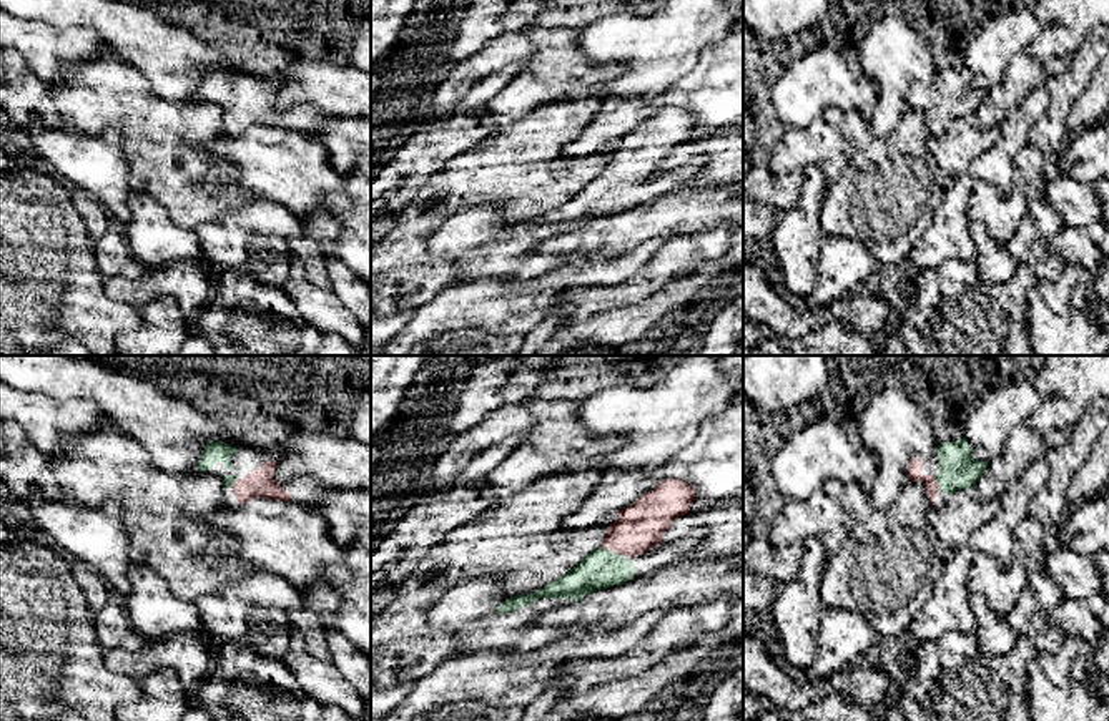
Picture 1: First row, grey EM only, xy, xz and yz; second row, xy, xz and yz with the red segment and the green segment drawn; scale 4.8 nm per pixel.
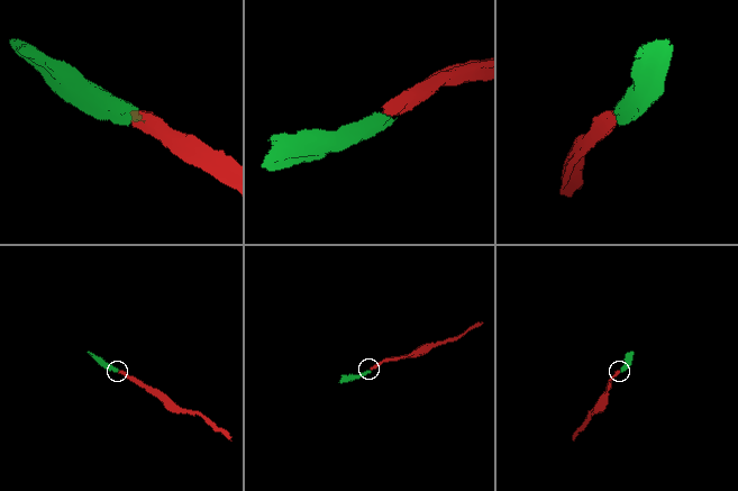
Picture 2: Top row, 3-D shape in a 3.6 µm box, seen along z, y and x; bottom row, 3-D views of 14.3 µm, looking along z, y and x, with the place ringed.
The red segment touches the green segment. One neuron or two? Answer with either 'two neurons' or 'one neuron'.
one neuron

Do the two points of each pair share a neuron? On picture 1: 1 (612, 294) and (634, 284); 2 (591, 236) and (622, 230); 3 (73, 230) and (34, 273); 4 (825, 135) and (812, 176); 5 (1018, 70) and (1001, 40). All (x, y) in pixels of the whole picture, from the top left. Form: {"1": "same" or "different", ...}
{"1": "same", "2": "same", "3": "same", "4": "different", "5": "different"}

